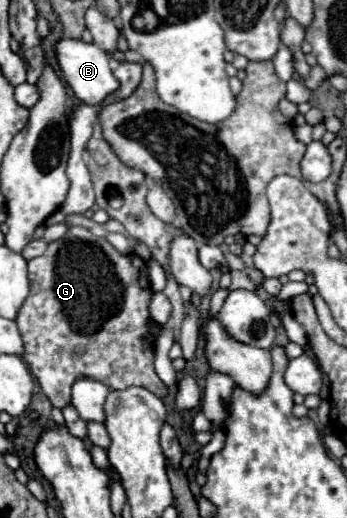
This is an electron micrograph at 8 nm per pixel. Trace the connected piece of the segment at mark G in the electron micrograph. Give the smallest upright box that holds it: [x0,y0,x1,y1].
[17,227,167,409]

